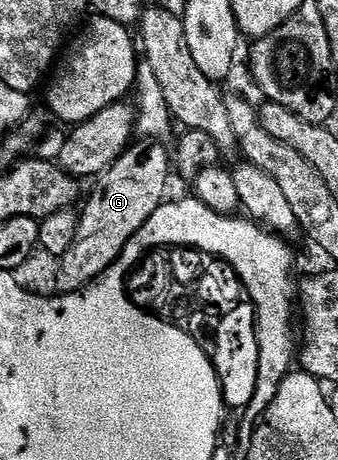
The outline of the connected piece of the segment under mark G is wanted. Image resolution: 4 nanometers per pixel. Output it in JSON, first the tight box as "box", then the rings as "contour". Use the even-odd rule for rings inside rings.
{"box":[56,142,172,293],"contour":[[[134,142],[122,153],[122,157],[107,168],[101,176],[97,177],[94,193],[86,204],[86,209],[81,209],[78,217],[78,229],[76,230],[76,242],[57,261],[56,270],[62,274],[62,293],[80,292],[93,284],[99,276],[104,275],[120,258],[124,246],[152,218],[152,214],[167,199],[166,187],[170,184],[170,172],[172,176],[172,156],[166,153],[162,142]]]}

